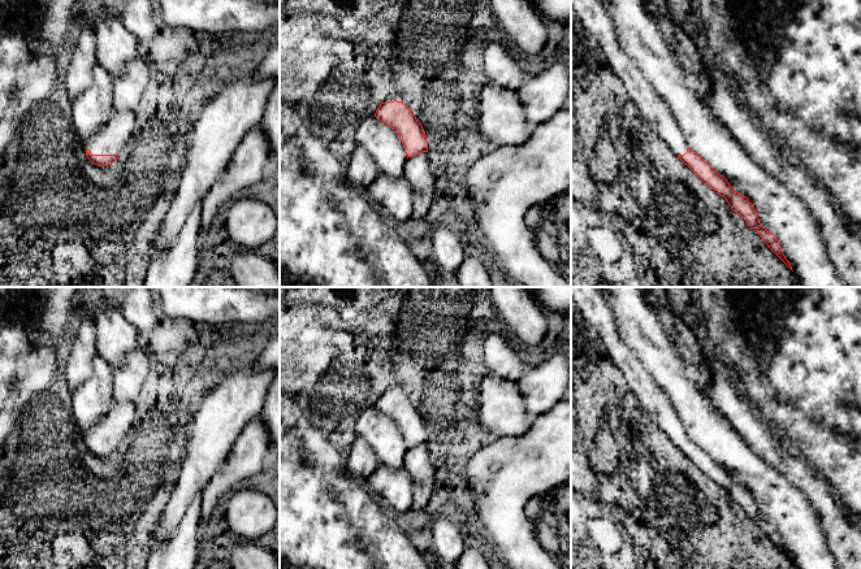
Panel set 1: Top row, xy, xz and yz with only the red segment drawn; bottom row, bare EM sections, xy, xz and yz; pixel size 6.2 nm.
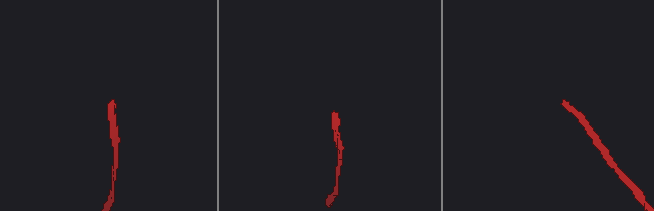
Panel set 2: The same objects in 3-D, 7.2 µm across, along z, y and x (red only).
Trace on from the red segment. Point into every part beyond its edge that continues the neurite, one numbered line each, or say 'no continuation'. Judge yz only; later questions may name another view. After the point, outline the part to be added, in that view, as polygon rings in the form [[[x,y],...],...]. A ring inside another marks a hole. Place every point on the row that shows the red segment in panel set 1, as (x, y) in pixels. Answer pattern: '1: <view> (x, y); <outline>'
1: yz (592, 14); [[[571,0],[571,9],[581,26],[600,44],[609,66],[620,78],[629,100],[652,129],[674,155],[684,155],[689,147],[682,129],[666,103],[619,44],[614,23],[600,0]]]

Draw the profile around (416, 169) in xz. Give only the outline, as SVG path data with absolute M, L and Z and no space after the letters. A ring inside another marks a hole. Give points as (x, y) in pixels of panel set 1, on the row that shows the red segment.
M428 152L406 160L404 177L412 190L411 223L414 223L429 213L434 196L434 177L429 170Z

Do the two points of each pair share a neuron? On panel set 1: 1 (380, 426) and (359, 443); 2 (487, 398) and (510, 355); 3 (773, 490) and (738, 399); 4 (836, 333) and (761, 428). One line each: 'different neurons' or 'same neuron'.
1: different neurons
2: same neuron
3: different neurons
4: different neurons

